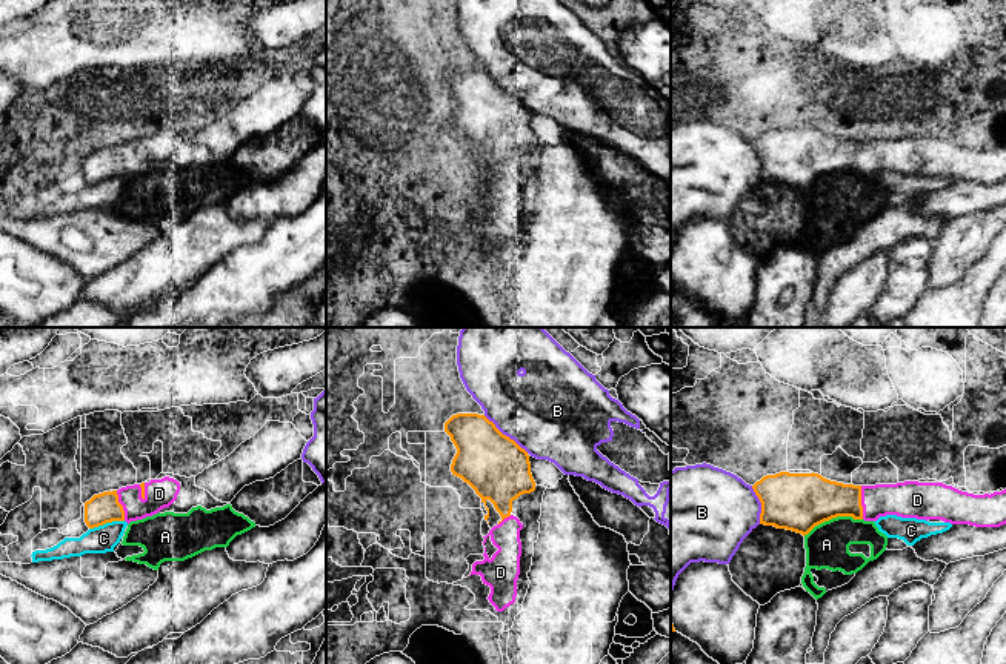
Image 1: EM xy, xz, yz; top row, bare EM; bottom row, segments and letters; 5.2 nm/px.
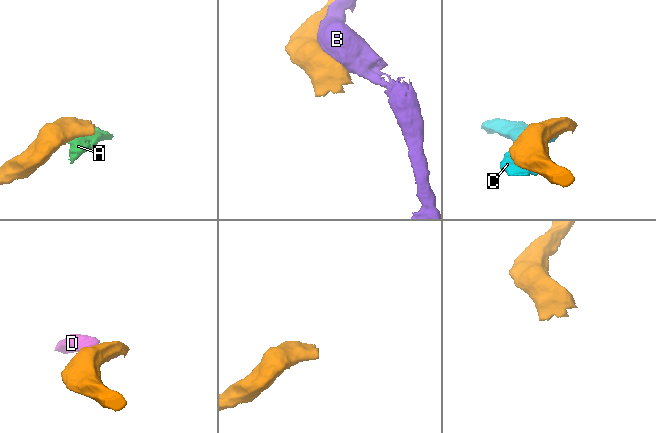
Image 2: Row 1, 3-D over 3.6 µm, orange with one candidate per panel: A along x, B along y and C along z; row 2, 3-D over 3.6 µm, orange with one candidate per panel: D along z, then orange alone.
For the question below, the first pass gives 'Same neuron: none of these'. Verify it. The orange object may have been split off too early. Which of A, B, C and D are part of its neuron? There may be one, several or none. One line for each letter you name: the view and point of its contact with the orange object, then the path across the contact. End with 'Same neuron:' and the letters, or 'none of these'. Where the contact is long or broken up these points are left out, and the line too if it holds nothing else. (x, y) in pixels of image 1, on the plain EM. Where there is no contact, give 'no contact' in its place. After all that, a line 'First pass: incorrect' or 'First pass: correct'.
D: yz (860, 159) | across yz (812, 156), (852, 156), (860, 159), (908, 156)
Same neuron: D
First pass: incorrect

